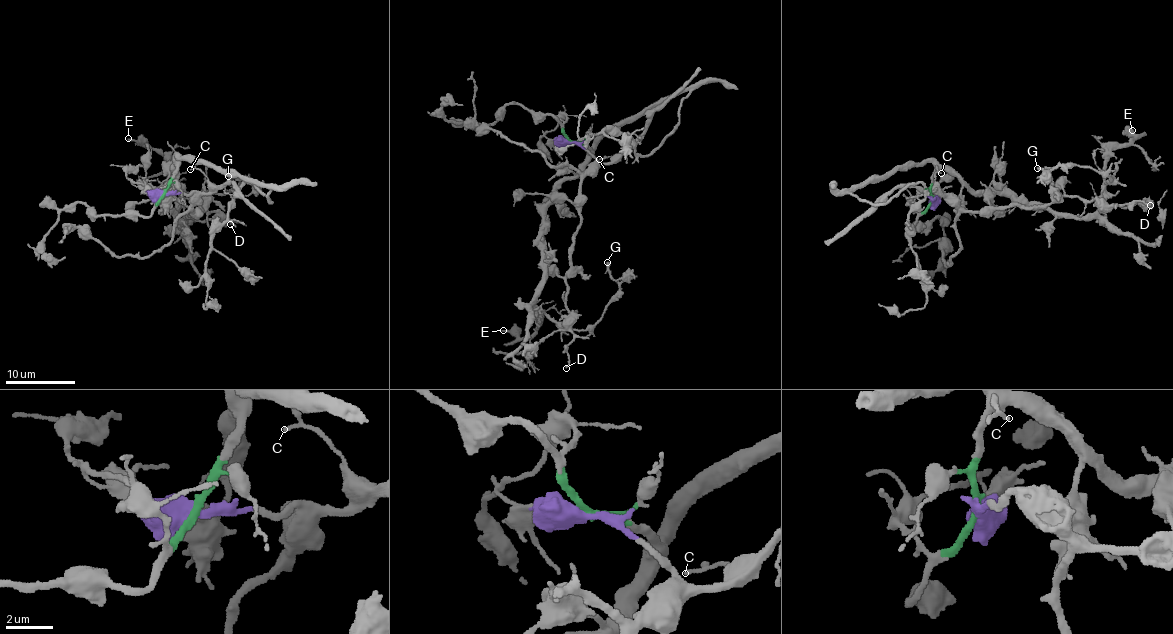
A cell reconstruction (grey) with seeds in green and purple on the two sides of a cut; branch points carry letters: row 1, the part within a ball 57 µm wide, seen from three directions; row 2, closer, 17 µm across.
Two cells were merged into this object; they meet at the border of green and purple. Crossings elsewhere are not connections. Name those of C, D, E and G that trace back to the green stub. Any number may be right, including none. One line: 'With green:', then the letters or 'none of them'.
With green: E, G

